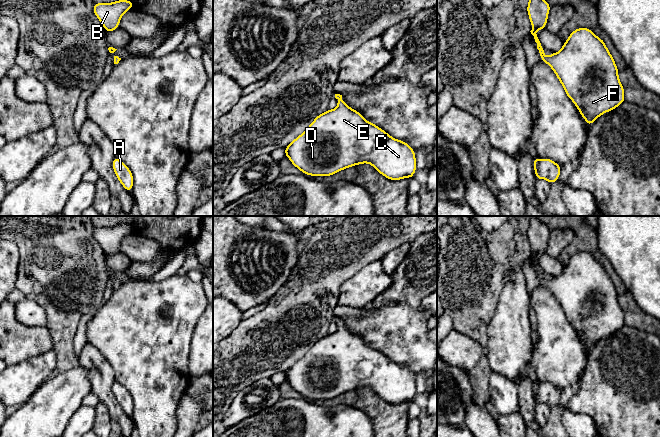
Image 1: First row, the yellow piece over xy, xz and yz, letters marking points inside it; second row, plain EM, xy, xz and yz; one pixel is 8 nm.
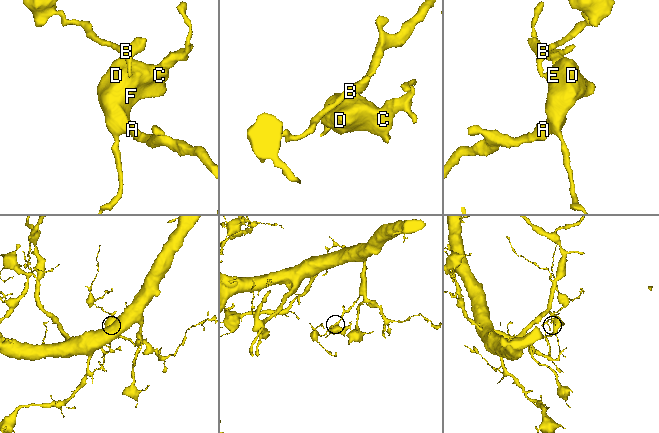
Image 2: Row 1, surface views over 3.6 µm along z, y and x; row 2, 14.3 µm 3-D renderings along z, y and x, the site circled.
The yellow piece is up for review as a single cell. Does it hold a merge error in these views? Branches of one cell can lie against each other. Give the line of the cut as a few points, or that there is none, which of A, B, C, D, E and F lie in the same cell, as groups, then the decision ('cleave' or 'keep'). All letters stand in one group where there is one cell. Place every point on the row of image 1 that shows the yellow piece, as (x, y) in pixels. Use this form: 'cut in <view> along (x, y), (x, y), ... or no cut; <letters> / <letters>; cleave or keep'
no cut; A B C D E F; keep

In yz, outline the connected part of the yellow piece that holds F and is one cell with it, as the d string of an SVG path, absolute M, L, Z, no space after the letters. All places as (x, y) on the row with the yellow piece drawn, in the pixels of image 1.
M529 0L527 12L533 26L530 32L537 43L541 61L553 69L563 85L566 95L573 101L587 125L590 126L599 116L615 109L625 101L624 88L618 77L619 70L605 42L588 28L574 30L559 52L546 57L545 49L541 45L536 31L545 28L550 7L546 0Z

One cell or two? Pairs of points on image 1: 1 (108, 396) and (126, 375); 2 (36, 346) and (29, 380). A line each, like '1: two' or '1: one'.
1: two
2: two

